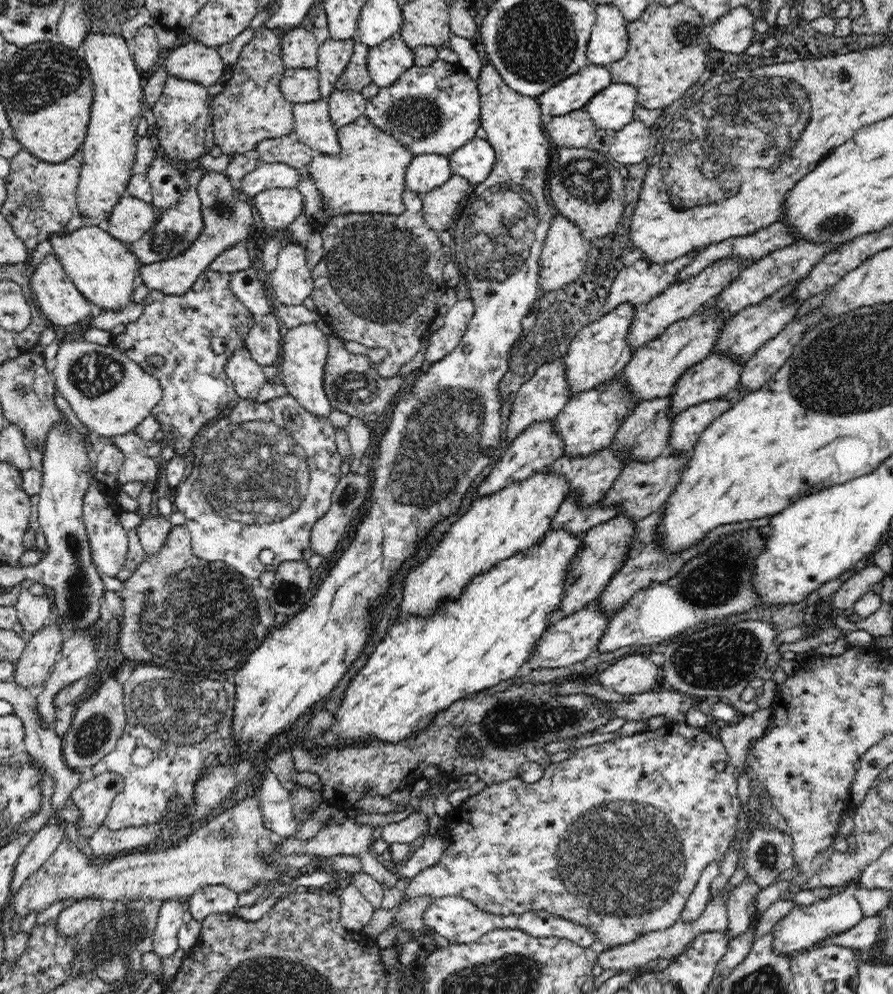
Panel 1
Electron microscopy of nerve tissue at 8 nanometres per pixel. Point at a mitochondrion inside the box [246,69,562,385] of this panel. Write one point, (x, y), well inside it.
(371, 262)

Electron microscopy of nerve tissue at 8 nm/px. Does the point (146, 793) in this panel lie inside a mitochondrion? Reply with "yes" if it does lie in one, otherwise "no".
no

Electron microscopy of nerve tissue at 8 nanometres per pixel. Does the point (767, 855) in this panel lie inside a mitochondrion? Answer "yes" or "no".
yes

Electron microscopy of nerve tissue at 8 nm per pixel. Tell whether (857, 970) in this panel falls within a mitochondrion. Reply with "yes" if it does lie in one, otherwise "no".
no

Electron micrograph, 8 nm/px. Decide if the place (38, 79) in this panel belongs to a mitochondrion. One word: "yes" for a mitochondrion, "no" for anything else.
yes

